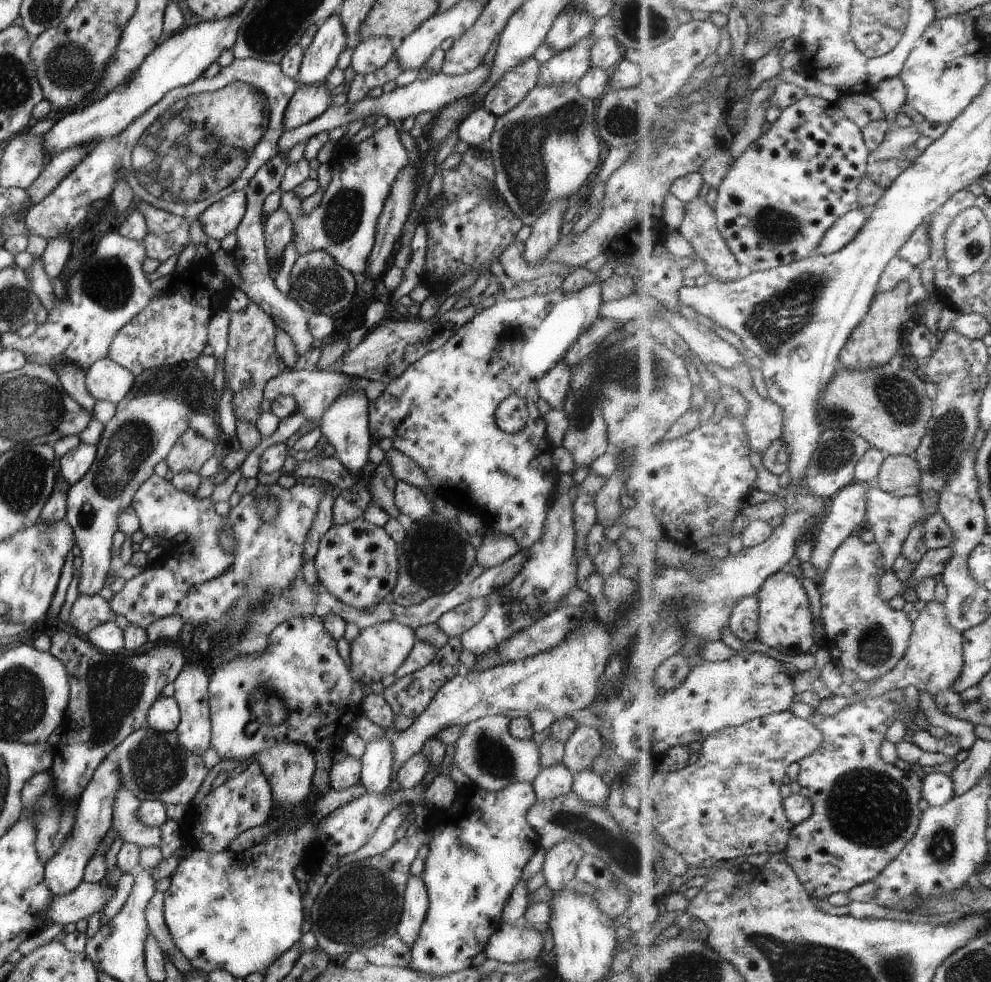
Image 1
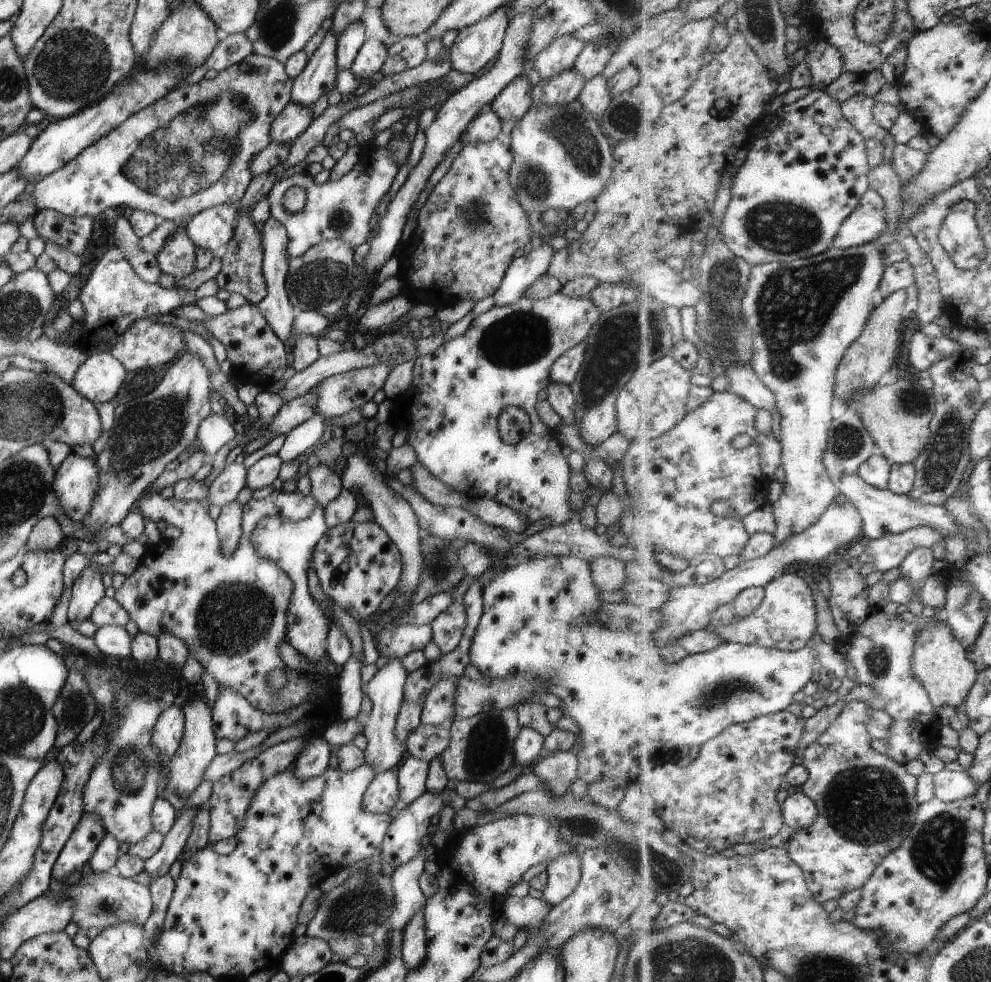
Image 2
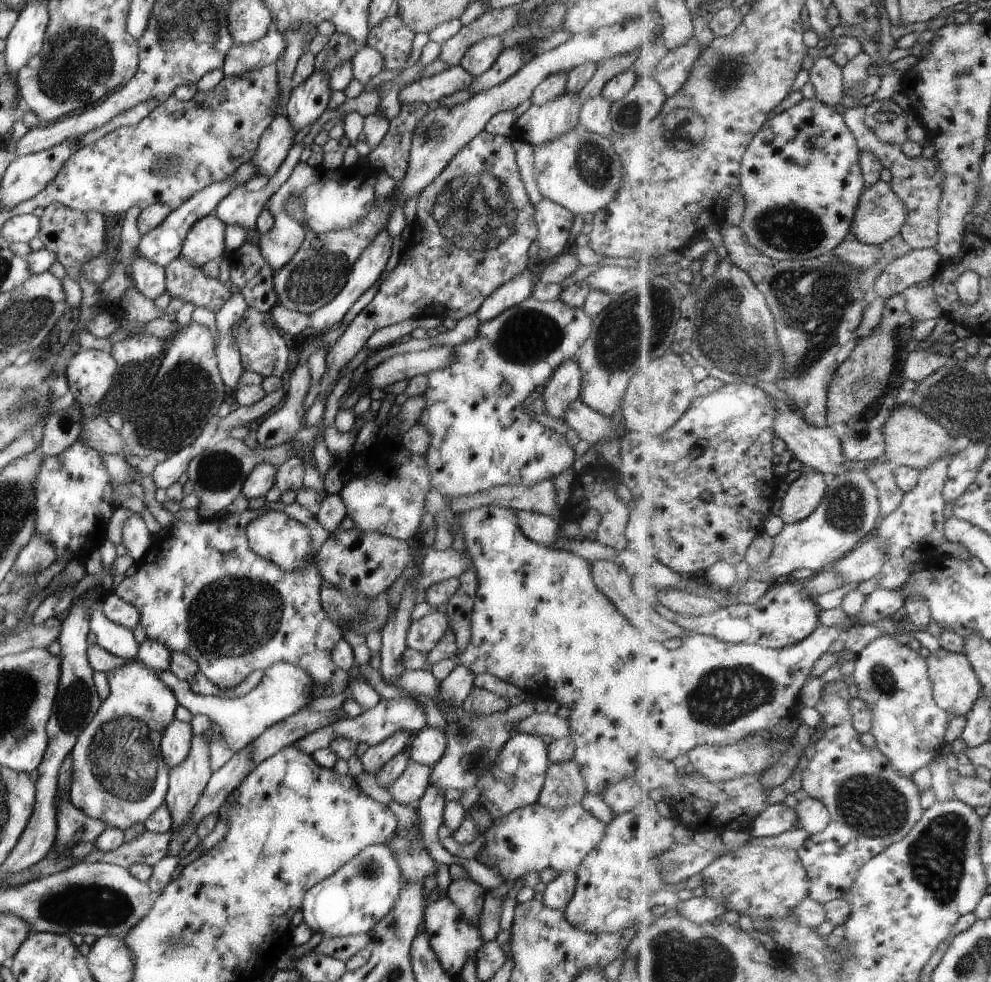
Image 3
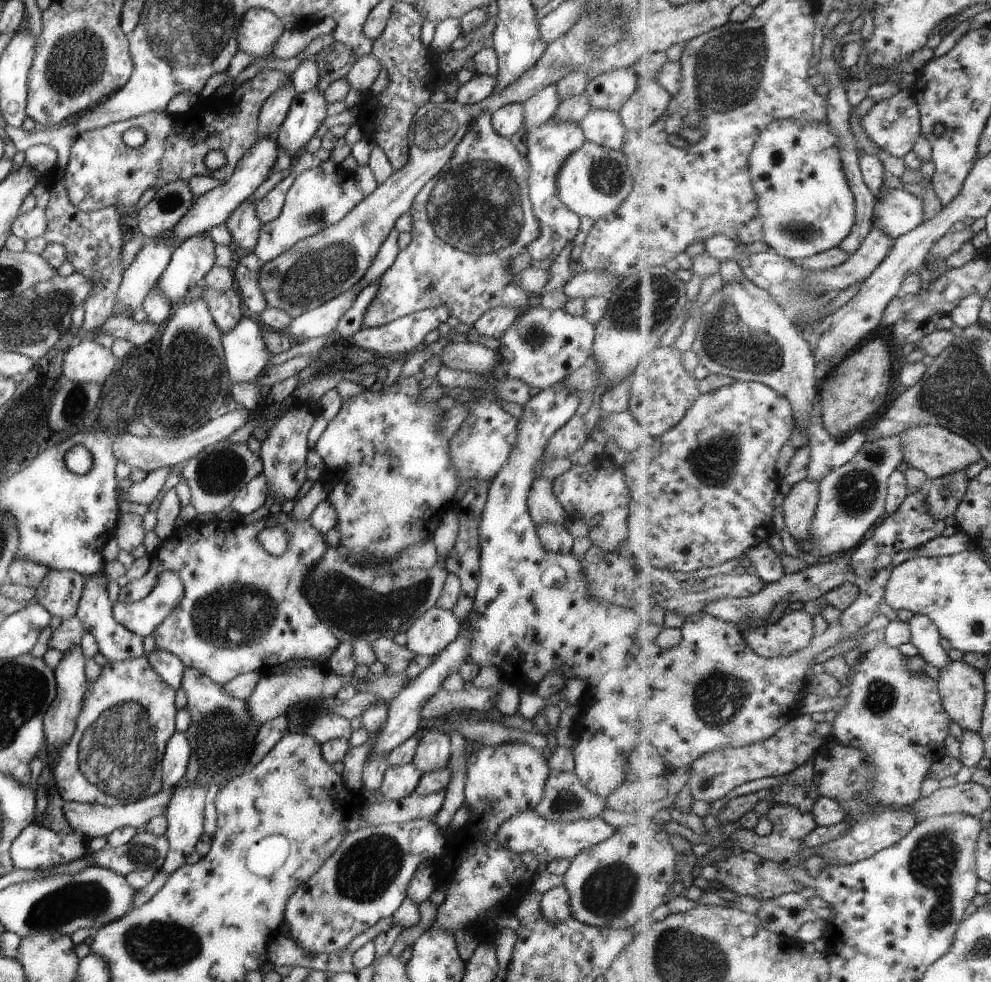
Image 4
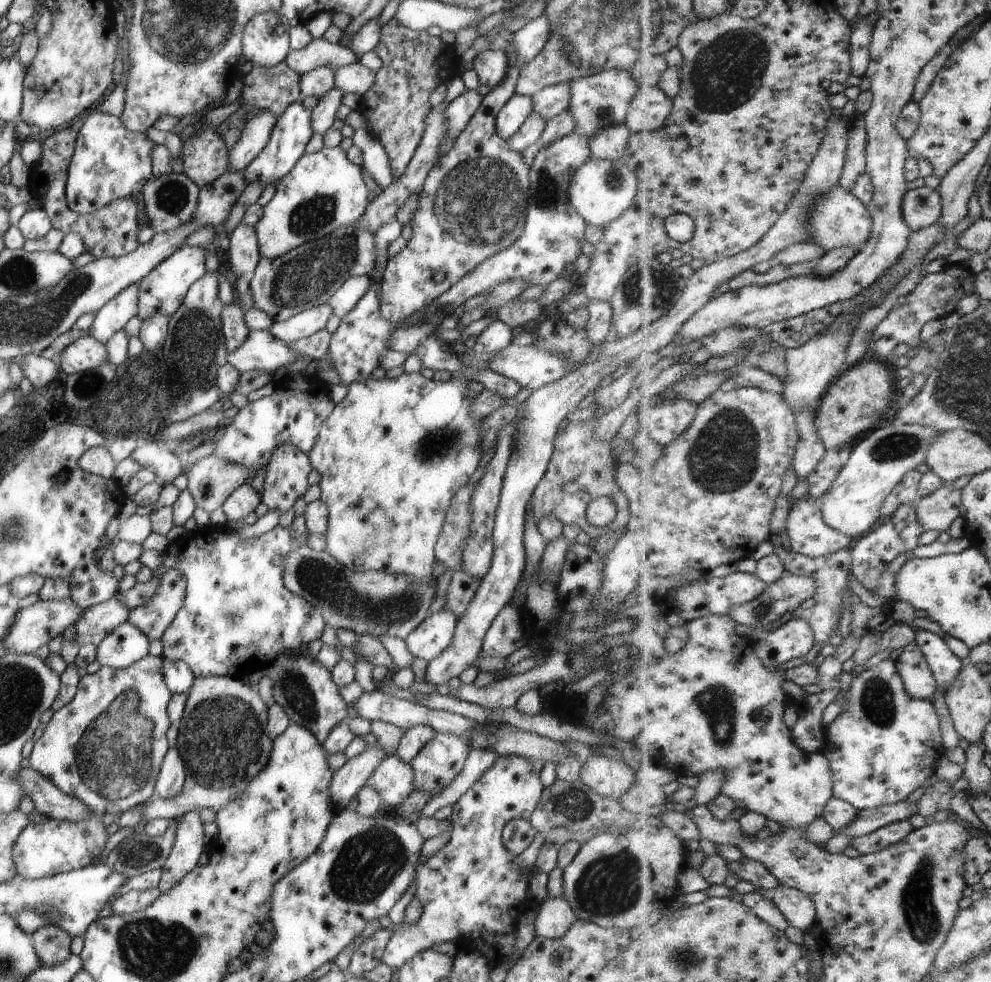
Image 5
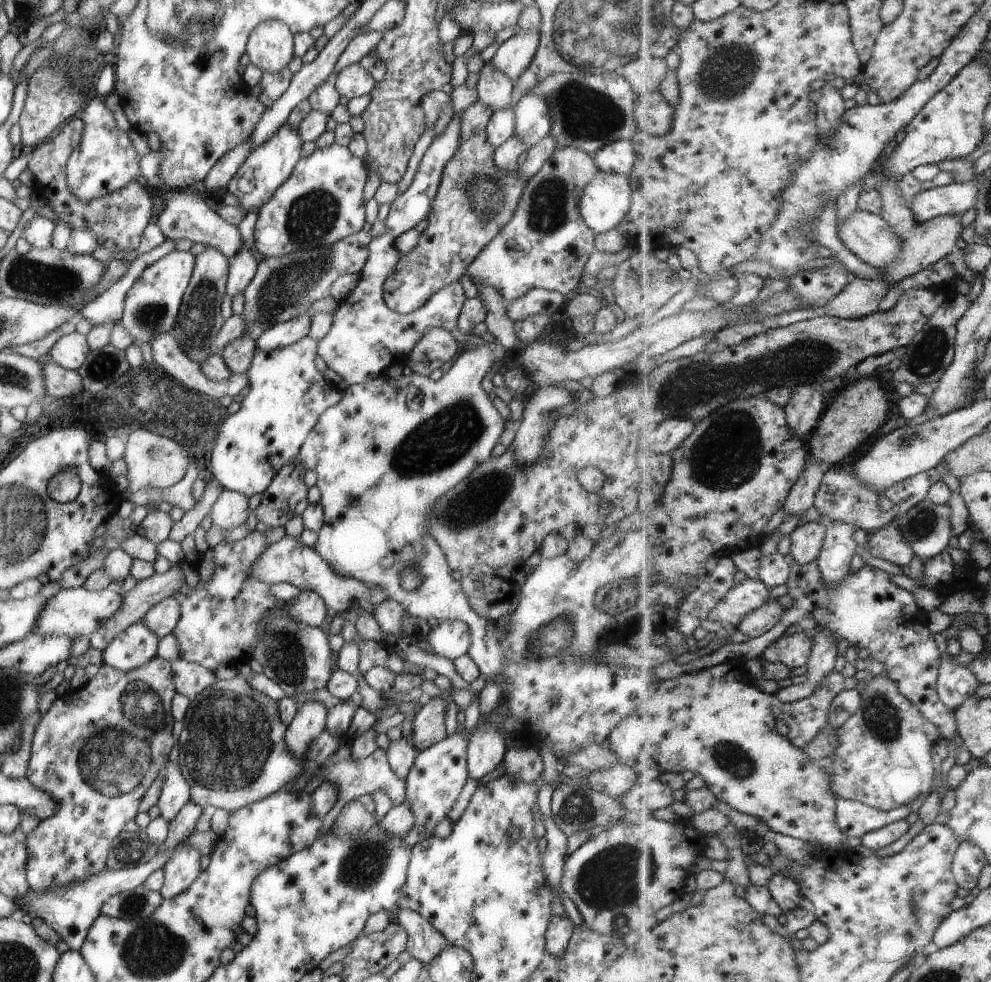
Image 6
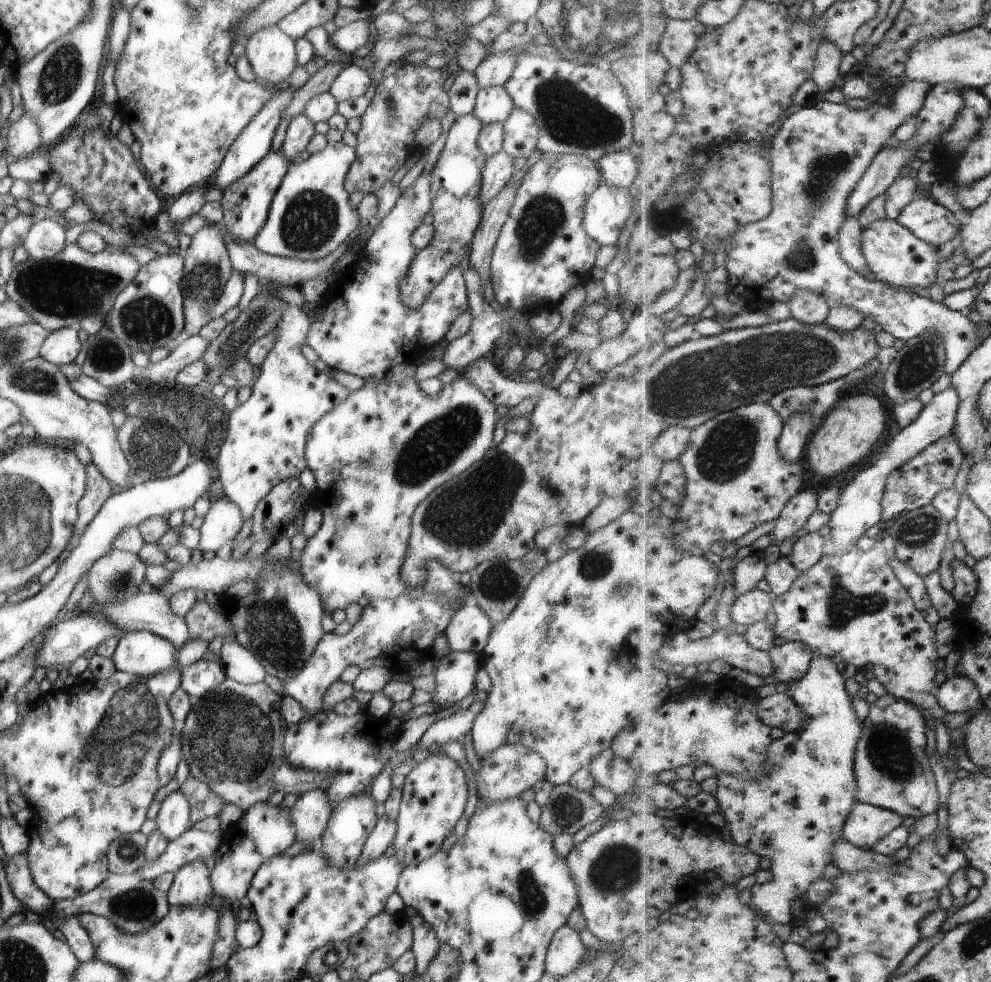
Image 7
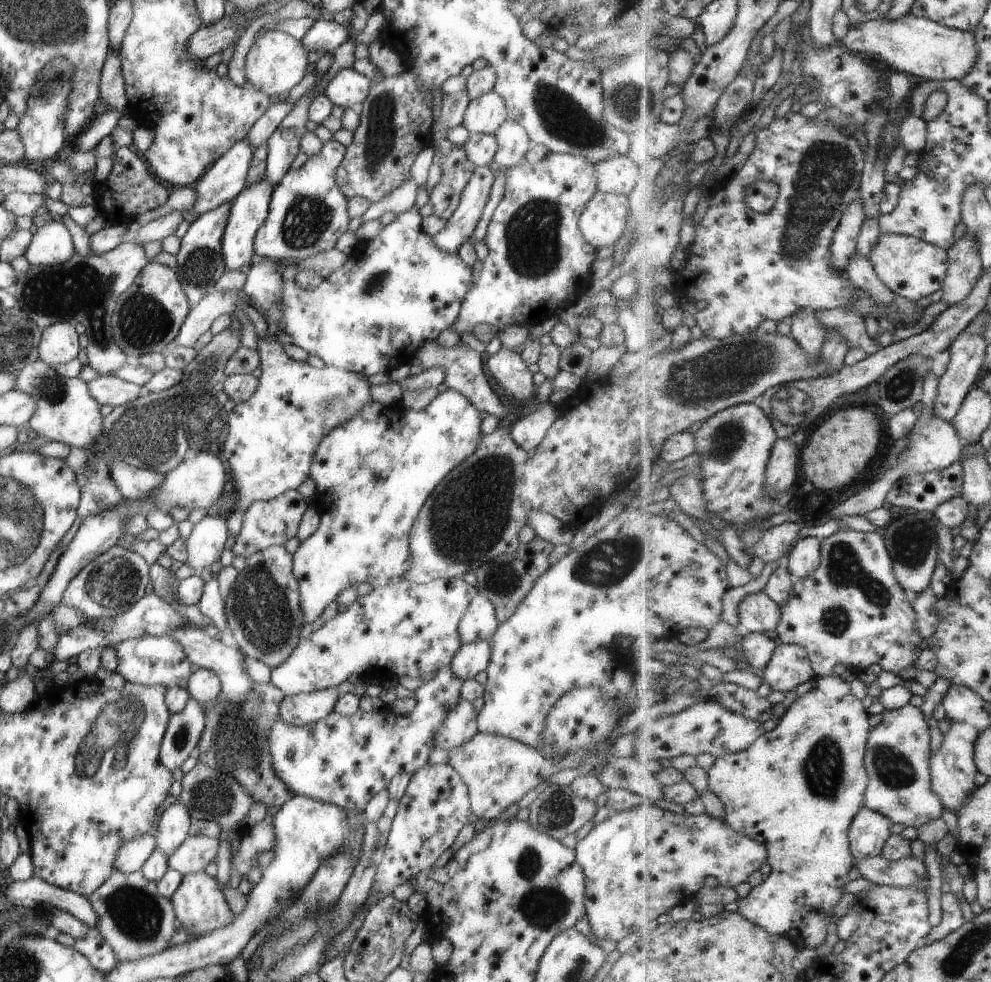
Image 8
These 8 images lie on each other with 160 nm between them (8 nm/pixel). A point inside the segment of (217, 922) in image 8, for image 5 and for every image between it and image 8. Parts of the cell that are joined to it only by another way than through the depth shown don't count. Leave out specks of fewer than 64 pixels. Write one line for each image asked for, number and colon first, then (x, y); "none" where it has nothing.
5: (187, 846)
6: (180, 870)
7: (190, 887)

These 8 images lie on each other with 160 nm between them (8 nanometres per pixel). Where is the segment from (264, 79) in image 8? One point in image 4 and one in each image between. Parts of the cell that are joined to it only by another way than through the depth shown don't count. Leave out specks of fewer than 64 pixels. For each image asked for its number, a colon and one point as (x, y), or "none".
4: (258, 29)
5: (264, 43)
6: (269, 45)
7: (270, 54)

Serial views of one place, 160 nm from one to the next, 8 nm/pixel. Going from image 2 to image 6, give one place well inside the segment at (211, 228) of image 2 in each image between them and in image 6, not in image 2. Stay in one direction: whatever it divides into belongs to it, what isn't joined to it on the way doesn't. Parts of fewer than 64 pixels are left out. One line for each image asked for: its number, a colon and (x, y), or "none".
3: (204, 240)
4: (193, 257)
5: (161, 290)
6: (150, 306)

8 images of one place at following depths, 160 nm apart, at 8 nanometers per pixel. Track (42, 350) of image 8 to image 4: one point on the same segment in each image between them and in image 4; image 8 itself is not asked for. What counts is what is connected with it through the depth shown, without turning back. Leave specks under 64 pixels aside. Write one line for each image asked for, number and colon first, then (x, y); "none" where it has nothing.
4: (86, 362)
5: (84, 353)
6: (70, 350)
7: (61, 346)

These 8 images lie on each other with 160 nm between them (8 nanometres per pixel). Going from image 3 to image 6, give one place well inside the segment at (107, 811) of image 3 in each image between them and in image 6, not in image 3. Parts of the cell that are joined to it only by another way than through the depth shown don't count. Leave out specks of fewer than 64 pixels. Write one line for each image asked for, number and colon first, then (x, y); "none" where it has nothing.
4: (113, 757)
5: (104, 747)
6: (95, 751)

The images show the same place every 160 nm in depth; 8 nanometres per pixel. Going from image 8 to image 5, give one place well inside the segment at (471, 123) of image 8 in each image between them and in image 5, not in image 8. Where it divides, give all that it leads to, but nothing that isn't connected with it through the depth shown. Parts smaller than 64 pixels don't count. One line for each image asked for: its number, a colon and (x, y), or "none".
5: (490, 66)
6: (493, 88)
7: (492, 104)

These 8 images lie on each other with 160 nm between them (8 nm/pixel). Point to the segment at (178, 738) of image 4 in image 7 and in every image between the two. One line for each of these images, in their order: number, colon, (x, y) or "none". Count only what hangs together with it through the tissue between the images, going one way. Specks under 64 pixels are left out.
5: (170, 777)
6: (174, 793)
7: (172, 819)

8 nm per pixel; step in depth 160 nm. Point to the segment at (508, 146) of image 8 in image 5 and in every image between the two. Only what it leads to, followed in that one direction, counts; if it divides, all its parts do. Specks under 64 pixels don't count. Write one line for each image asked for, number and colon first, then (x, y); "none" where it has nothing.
5: (552, 99)
6: (532, 120)
7: (519, 129)

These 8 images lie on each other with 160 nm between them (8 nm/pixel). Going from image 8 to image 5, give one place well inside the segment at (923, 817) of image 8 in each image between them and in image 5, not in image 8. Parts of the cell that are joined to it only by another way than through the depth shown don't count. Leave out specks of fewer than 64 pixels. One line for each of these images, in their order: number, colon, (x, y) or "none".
5: (878, 760)
6: (883, 760)
7: (893, 770)

